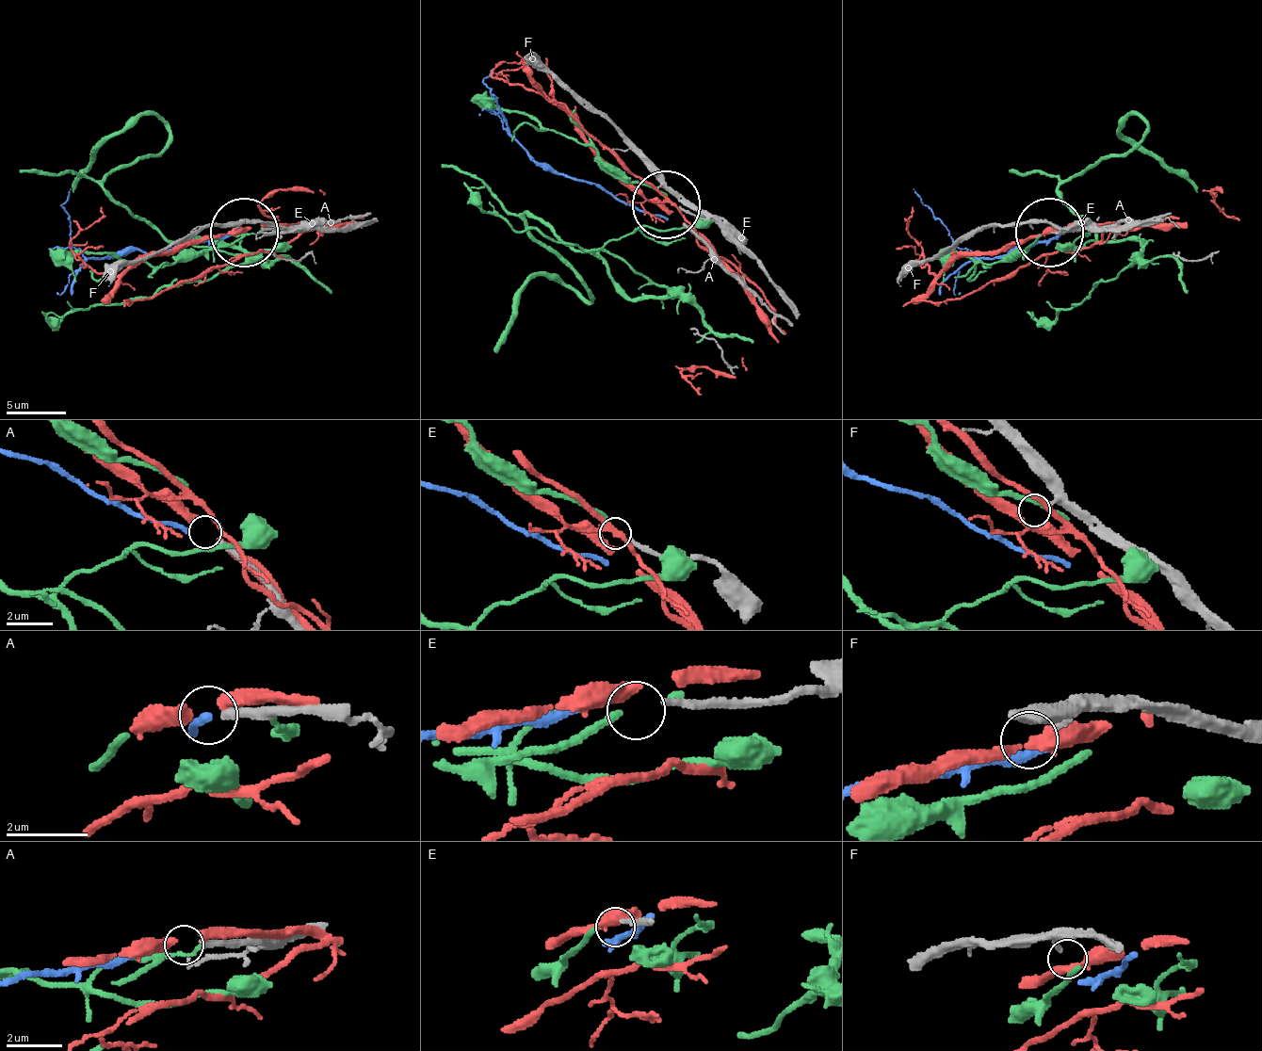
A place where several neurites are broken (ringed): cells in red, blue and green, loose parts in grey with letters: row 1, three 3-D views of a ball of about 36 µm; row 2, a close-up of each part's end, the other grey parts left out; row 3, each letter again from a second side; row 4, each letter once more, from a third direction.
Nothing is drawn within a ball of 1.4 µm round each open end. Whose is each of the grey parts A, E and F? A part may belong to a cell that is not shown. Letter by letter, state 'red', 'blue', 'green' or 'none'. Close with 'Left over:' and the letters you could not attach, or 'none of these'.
A: blue
E: green
F: none
Left over: F

